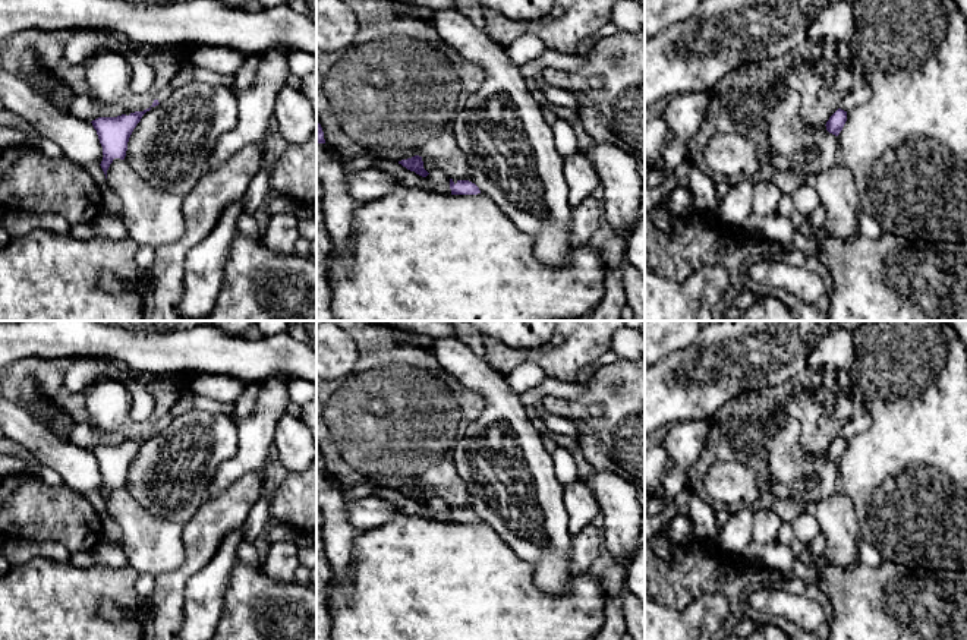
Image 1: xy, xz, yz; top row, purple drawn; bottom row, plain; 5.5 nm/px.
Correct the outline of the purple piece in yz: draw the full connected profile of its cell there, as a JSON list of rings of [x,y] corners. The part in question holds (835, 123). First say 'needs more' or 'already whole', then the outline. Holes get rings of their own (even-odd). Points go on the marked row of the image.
already whole; [[[838,108],[826,122],[826,130],[835,136],[840,135],[847,122],[847,111]]]

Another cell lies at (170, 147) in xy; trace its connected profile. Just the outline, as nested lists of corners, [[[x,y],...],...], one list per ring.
[[[183,85],[142,116],[129,138],[125,160],[149,186],[183,199],[207,171],[218,139],[236,126],[237,117],[239,104],[230,88]]]

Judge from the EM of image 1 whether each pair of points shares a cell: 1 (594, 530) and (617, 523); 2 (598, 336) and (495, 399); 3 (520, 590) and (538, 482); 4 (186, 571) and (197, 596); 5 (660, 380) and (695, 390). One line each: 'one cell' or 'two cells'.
1: two cells
2: two cells
3: two cells
4: two cells
5: one cell

